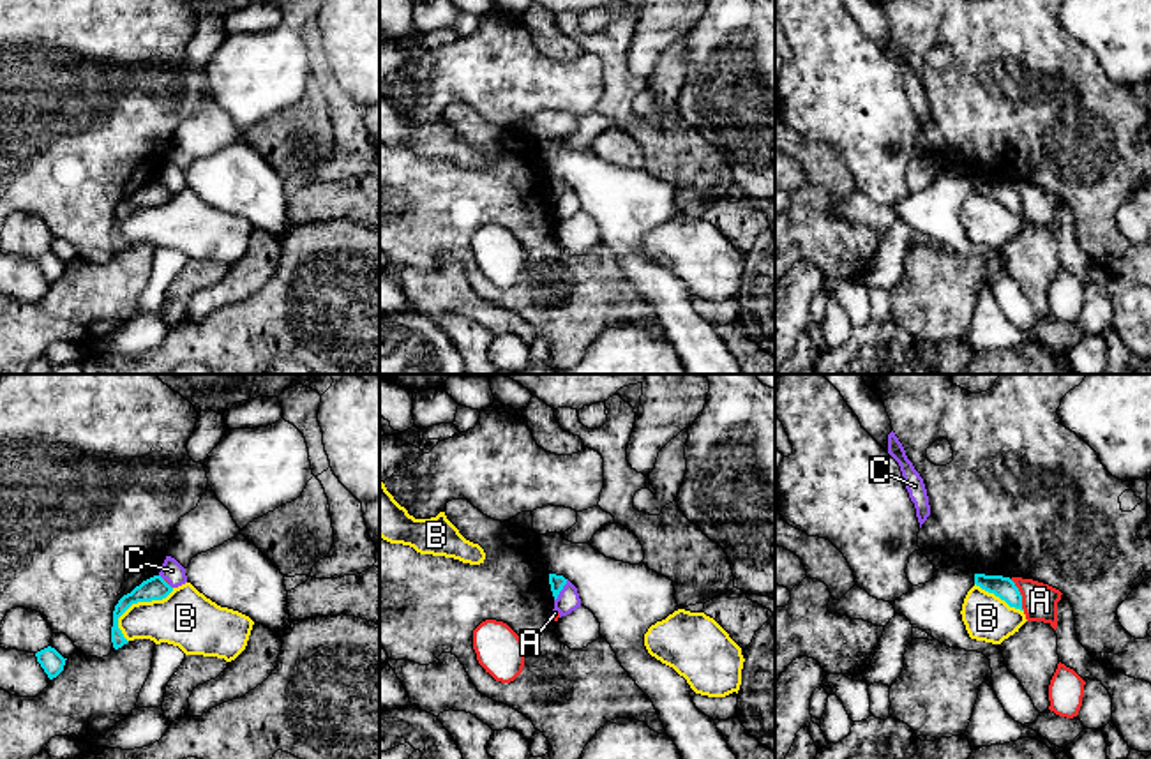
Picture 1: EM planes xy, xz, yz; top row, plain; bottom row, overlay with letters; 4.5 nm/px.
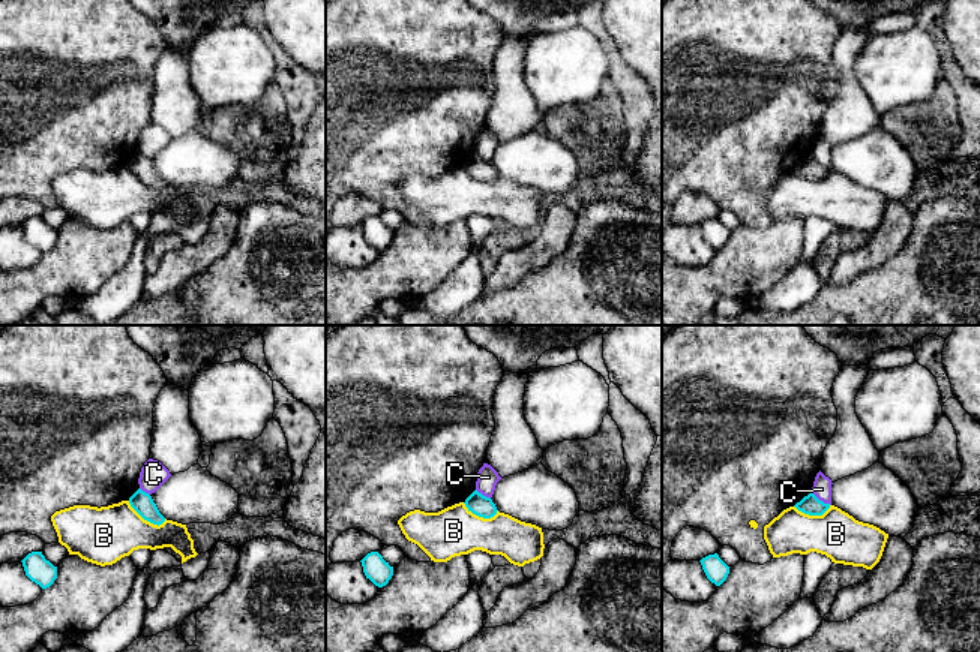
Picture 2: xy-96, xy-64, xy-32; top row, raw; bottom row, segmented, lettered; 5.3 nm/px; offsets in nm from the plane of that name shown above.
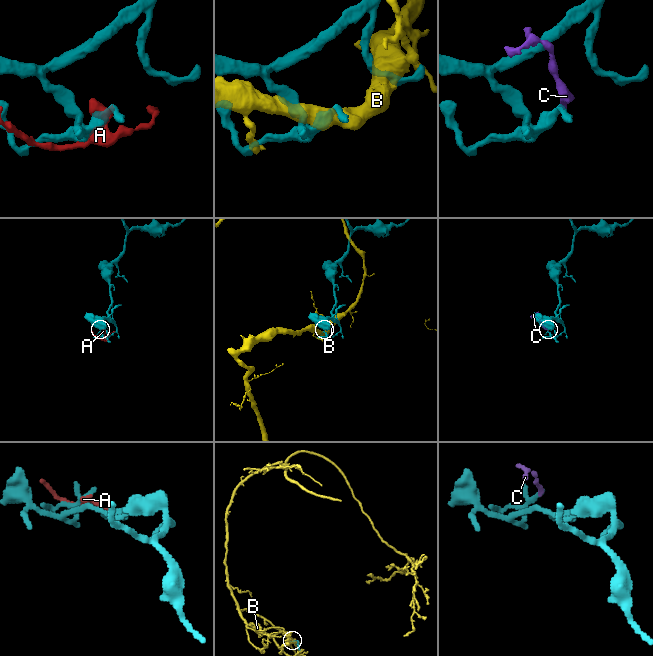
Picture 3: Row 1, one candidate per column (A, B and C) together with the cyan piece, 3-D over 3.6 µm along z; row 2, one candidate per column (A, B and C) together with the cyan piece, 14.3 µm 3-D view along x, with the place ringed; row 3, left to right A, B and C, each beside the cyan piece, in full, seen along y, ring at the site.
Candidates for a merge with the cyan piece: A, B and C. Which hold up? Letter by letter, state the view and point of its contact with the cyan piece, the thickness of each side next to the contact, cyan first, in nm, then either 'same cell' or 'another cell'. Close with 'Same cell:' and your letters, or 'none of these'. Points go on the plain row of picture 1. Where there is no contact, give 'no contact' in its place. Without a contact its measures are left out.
A: meets cyan in yz at (1021, 200); 100 nm thick on the cyan side, 160 nm on the other; another cell
B: meets cyan in xy at (135, 207); 110 nm thick on the cyan side, 260 nm on the other; another cell
C: meets cyan in xz at (562, 193); 70 nm thick on the cyan side, 100 nm on the other; another cell
Same cell: none of these

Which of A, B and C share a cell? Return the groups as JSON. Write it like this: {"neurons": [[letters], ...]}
{"neurons": [["A", "C"], ["B"]]}

